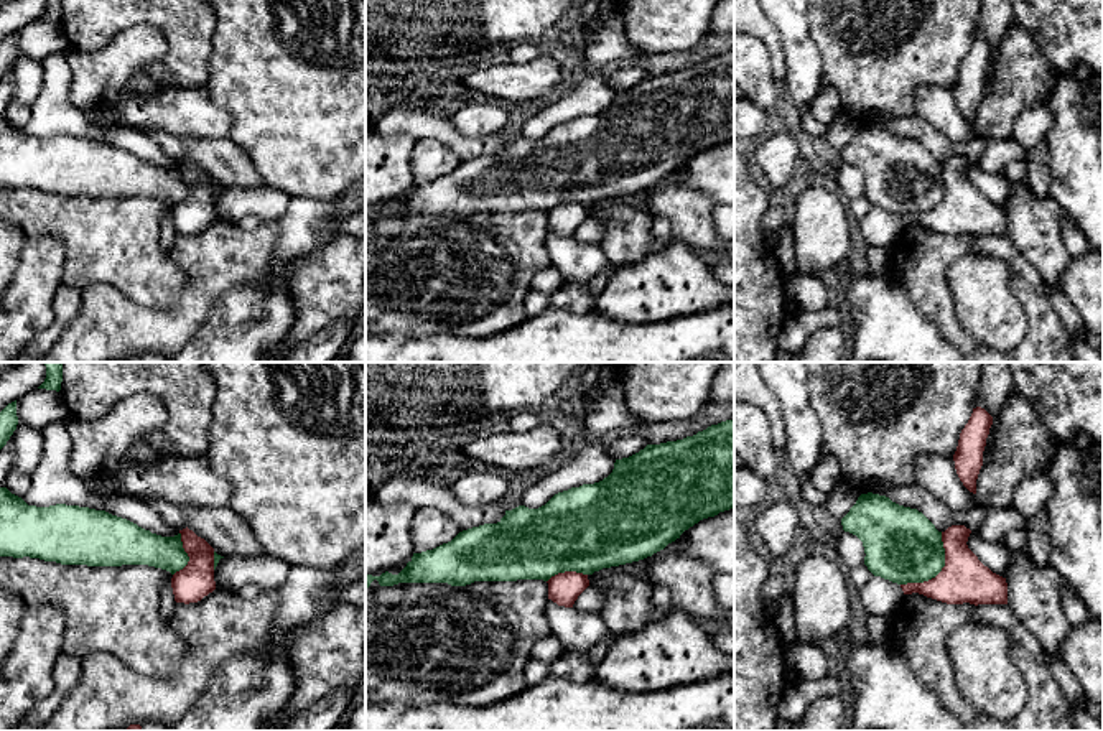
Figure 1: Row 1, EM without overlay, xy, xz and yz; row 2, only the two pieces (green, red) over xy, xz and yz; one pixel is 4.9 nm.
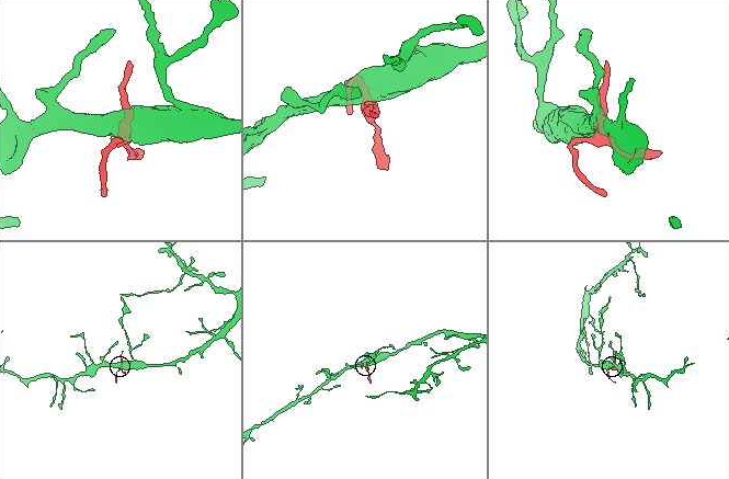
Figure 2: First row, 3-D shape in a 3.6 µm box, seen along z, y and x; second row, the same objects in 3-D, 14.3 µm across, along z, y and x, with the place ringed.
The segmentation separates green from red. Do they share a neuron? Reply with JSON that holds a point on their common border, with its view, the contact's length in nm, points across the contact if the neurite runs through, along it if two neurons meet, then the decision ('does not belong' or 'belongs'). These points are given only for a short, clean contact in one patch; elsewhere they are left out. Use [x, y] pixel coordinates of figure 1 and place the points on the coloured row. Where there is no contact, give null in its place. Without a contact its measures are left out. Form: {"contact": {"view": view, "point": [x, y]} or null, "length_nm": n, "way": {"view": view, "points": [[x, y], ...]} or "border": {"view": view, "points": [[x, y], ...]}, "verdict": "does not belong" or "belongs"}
{"contact": {"view": "yz", "point": [939, 572]}, "length_nm": 340, "verdict": "belongs"}

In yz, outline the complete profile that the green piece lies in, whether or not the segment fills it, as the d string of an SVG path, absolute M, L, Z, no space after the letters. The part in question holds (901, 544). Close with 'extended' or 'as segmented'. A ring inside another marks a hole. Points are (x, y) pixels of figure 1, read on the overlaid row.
M861 494L841 519L845 532L856 535L864 547L864 565L874 576L897 583L904 594L919 593L947 604L1008 604L1006 578L993 573L968 548L971 533L965 525L938 532L917 509L904 507L886 496Z | extended

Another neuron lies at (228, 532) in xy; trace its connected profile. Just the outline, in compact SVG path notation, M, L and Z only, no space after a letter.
M179 507L188 528L204 538L221 556L260 556L265 553L250 525L230 507Z

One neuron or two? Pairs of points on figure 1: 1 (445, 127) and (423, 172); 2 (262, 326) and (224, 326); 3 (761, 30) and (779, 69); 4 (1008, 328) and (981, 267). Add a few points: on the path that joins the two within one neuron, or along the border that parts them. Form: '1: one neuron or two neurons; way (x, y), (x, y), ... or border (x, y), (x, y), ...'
1: two neurons; border (415, 139), (438, 140), (461, 162)
2: one neuron; way (252, 326), (234, 326)
3: one neuron; way (771, 40), (776, 60)
4: one neuron; way (993, 313), (985, 305), (981, 282)

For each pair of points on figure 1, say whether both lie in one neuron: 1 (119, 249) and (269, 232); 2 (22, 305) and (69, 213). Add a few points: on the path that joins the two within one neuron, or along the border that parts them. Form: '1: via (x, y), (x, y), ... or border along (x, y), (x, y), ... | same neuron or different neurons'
1: border along (162, 249), (181, 269), (186, 279) | different neurons
2: border along (27, 236), (51, 232), (63, 244), (63, 275) | different neurons

